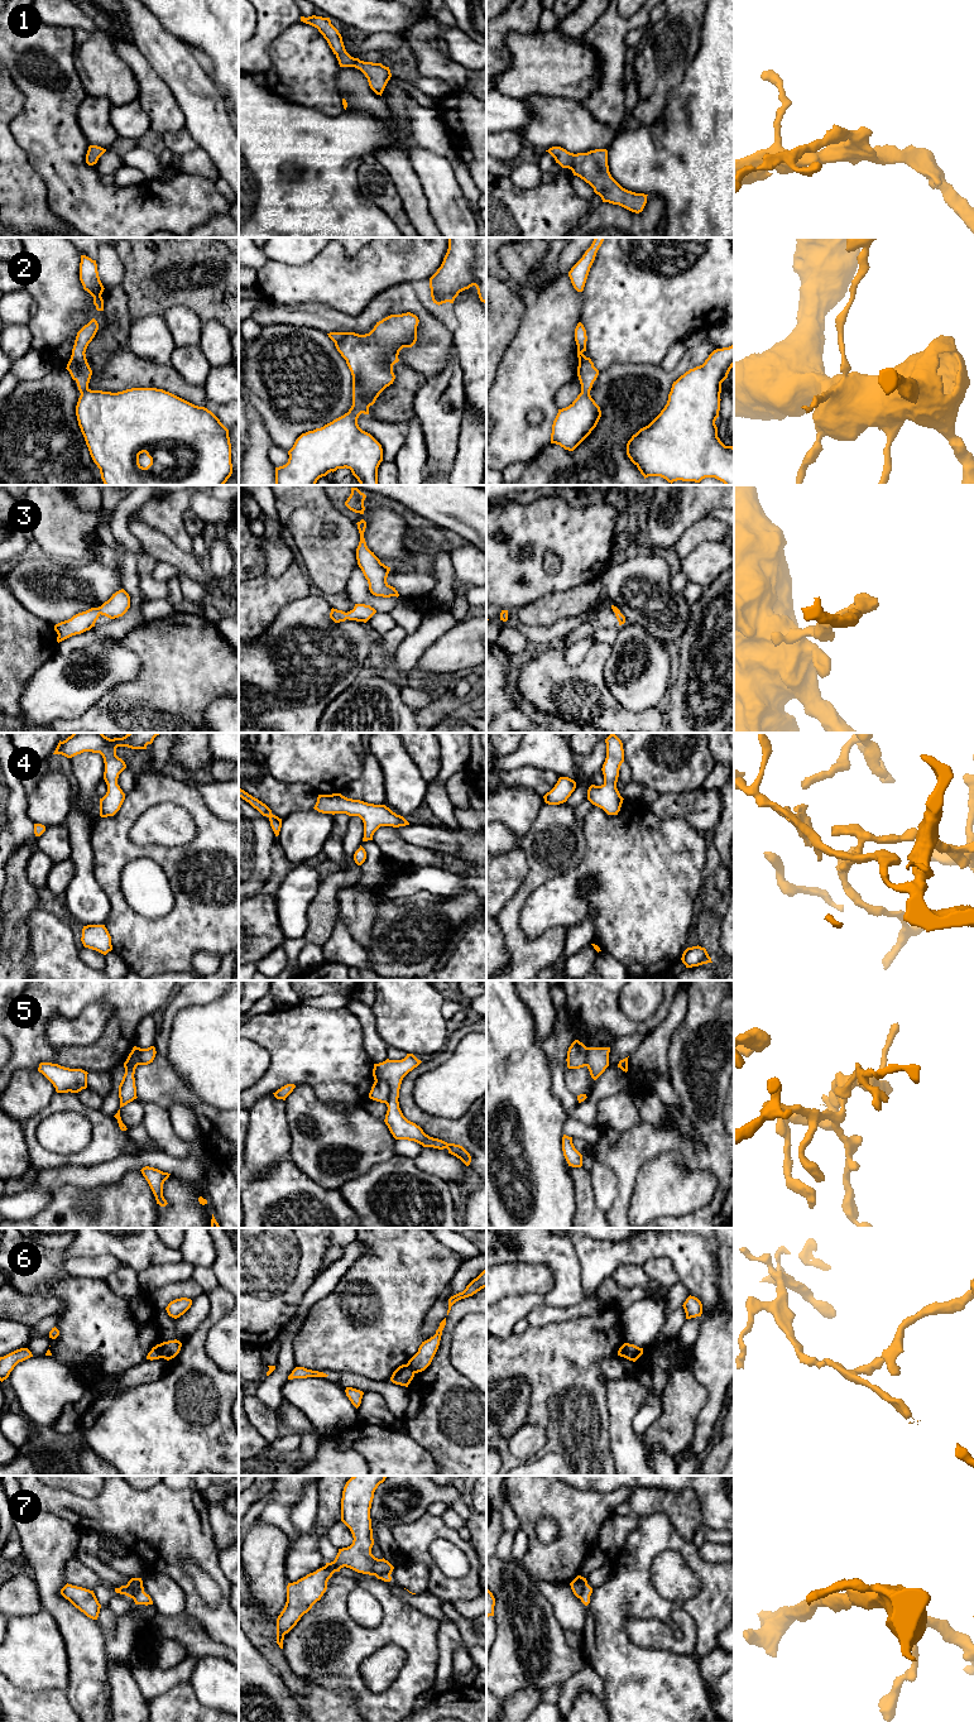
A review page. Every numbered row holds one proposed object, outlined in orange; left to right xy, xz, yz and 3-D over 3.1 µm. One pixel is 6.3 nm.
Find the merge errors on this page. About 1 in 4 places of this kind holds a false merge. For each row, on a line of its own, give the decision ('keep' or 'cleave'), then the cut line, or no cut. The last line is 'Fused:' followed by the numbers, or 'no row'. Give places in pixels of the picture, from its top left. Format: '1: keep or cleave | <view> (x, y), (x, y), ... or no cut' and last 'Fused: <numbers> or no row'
1: keep | no cut
2: keep | no cut
3: keep | no cut
4: keep | no cut
5: cleave | xz (375, 1079), (383, 1079), (389, 1087), (389, 1098), (385, 1103)
6: cleave | xy (161, 1343), (162, 1357)
7: cleave | xy (143, 1589), (138, 1588), (132, 1597)
Fused: 5, 6, 7

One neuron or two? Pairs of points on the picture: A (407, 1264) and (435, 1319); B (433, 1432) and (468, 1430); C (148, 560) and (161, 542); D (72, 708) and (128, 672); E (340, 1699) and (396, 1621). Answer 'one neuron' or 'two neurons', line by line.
A: two neurons
B: one neuron
C: two neurons
D: one neuron
E: two neurons

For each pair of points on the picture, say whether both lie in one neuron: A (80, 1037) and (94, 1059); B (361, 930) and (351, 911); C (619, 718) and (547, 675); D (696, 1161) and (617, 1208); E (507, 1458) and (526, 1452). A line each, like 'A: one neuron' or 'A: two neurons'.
A: two neurons
B: one neuron
C: one neuron
D: one neuron
E: two neurons

